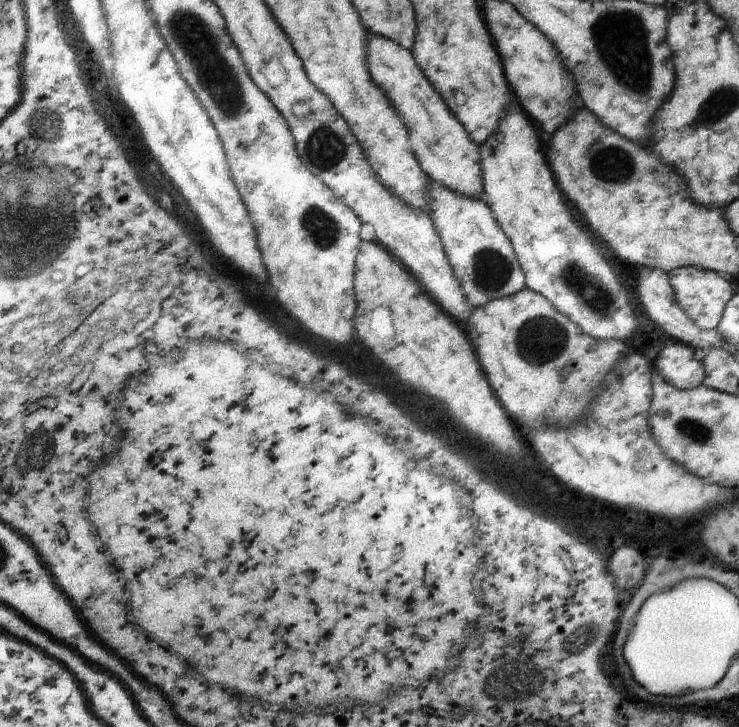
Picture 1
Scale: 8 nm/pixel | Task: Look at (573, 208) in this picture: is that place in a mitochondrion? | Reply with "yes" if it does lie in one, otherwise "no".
no

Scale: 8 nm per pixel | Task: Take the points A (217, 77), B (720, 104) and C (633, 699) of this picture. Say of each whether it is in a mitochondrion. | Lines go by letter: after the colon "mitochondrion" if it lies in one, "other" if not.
A: mitochondrion
B: mitochondrion
C: other

